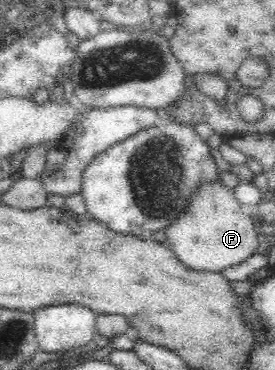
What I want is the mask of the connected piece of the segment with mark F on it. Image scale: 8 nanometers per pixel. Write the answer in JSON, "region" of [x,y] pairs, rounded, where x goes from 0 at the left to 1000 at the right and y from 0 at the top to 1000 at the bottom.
{"region":[[[782,486],[735,495],[687,524],[662,578],[596,616],[600,659],[636,695],[695,730],[804,735],[825,719],[855,719],[927,684],[942,654],[902,559],[880,554],[847,514]]]}

